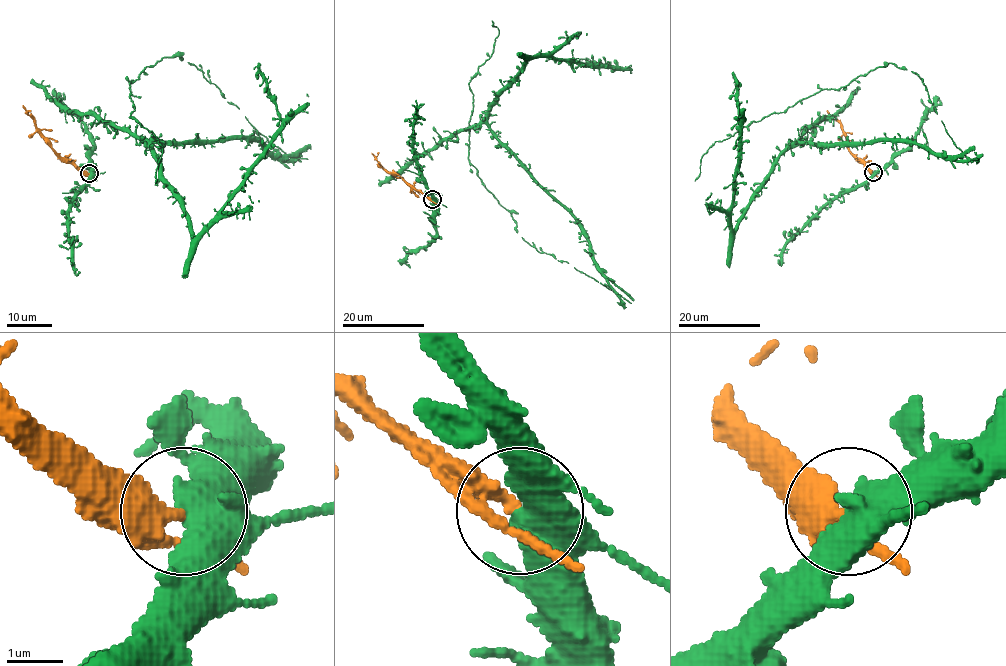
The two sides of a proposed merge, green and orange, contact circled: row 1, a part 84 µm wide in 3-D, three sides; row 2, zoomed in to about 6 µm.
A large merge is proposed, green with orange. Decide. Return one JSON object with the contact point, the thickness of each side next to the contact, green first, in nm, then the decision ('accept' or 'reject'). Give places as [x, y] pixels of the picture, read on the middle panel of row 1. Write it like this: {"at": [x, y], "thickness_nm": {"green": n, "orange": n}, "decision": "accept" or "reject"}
{"at": [432, 199], "thickness_nm": {"green": 750, "orange": 300}, "decision": "reject"}

